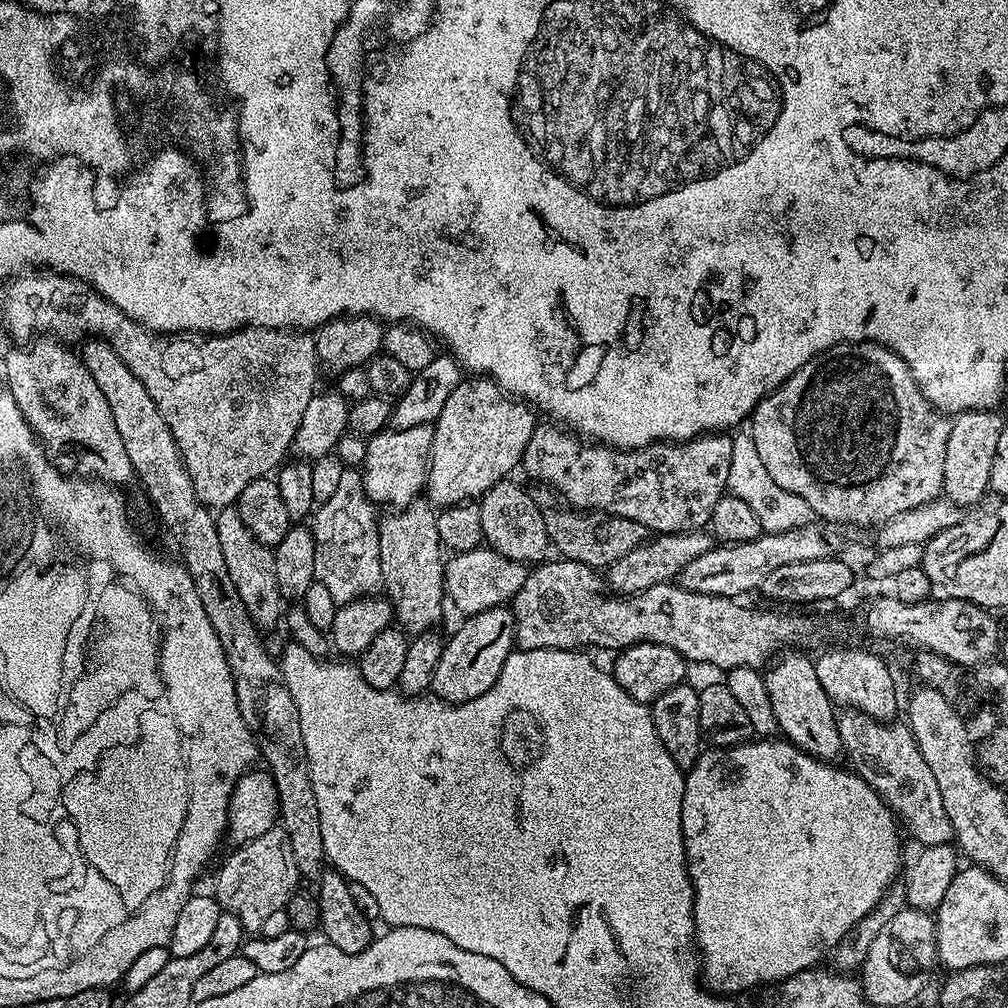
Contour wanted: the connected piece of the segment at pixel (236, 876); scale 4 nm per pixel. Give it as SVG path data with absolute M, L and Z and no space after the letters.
M270 827L264 834L253 840L241 843L237 852L225 862L216 876L214 895L221 909L228 910L233 904L241 924L245 929L259 929L260 923L276 908L283 908L289 896L297 891L302 877L294 862L294 854L290 850L290 838L283 827Z

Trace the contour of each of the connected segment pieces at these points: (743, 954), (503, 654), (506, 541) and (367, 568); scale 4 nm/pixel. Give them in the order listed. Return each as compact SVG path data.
M756 738L751 742L745 744L738 744L732 747L717 747L712 752L709 750L701 751L698 762L692 768L687 769L684 778L684 797L682 798L682 834L684 835L684 859L688 861L688 877L692 880L692 891L694 893L692 898L692 923L694 925L694 944L695 947L700 947L700 956L704 959L704 976L702 972L702 980L711 991L717 994L736 994L732 992L740 992L743 988L752 988L755 984L759 986L771 986L779 981L787 980L788 977L798 974L799 972L811 969L812 964L820 955L825 955L826 950L830 950L861 920L869 915L872 904L876 904L884 896L884 891L888 888L888 883L896 876L896 867L900 864L900 840L896 837L896 824L894 813L891 808L885 804L884 799L880 797L863 780L855 771L847 770L843 772L842 769L836 768L840 766L833 766L831 763L823 760L815 760L812 756L807 756L801 748L795 748L783 738Z
M511 607L482 610L463 622L465 624L452 637L449 635L445 639L442 658L438 658L432 675L431 695L445 704L465 704L490 690L516 642L516 619Z
M508 478L502 479L479 497L484 544L508 560L532 566L549 555L548 548L550 552L546 522L543 512L532 500L531 491L527 487L519 488L518 485L511 484L512 482Z
M355 467L344 468L333 496L321 501L315 511L311 525L315 534L315 581L330 591L337 604L373 595L381 585L379 519L374 511L375 505L365 494L363 473Z

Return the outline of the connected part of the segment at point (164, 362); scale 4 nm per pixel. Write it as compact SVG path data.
M28 270L9 280L12 281L9 282L8 293L4 296L4 324L8 327L9 334L16 339L16 342L28 342L35 336L44 338L51 334L55 339L69 346L75 345L75 340L80 342L85 338L105 340L118 354L118 358L122 358L122 362L126 362L126 366L130 366L130 370L134 370L134 378L138 378L138 382L142 382L142 386L146 386L150 398L154 398L154 406L158 406L162 418L166 418L166 426L170 426L170 434L174 434L174 442L178 446L182 462L190 476L190 482L193 483L198 498L207 504L209 509L219 510L235 505L237 503L235 500L239 501L247 488L253 487L261 478L267 477L273 470L281 467L282 461L285 459L285 457L283 458L284 451L286 453L289 451L292 436L300 425L303 411L306 410L306 402L310 402L310 398L317 391L318 361L316 359L315 335L304 330L250 327L223 334L165 334L144 328L134 318L122 314L122 310L118 310L118 306L114 306L114 302L110 302L103 294L95 292L91 286L84 283L83 280L77 280L74 276L51 270Z

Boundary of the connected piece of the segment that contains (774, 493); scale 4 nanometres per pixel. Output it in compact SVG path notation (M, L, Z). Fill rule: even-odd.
M740 431L732 436L727 491L731 495L742 498L742 502L746 502L746 506L750 506L754 514L758 514L758 522L762 522L765 533L790 532L795 528L808 528L811 520L814 520L810 505L798 494L790 490L782 490L782 486L774 482L774 478L770 476L770 470L766 470L766 462L762 462L762 454L758 454L758 446L754 446L751 431Z

